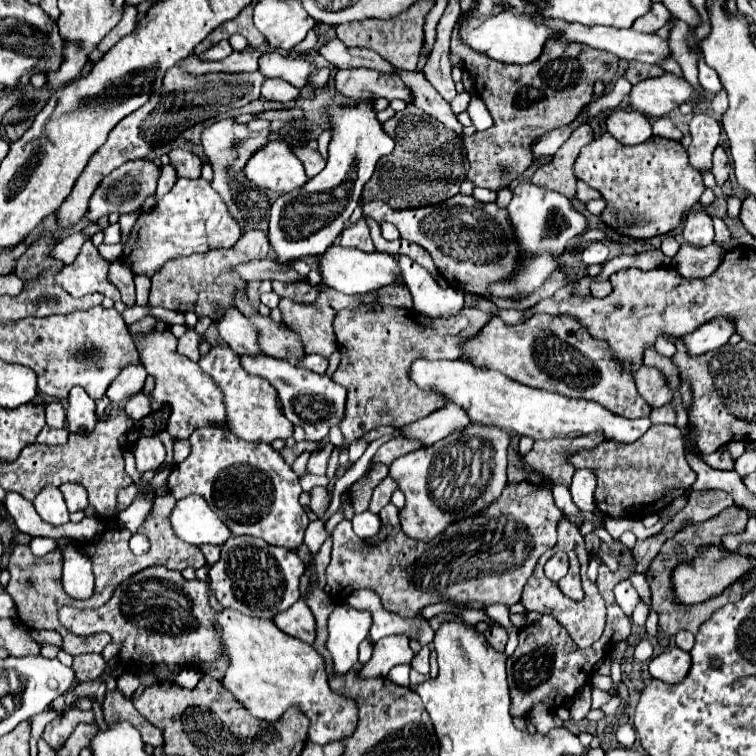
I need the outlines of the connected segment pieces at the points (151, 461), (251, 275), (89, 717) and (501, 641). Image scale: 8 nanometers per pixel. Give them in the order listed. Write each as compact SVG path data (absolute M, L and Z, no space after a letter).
M144 436L140 438L134 448L134 458L136 458L136 468L138 472L146 472L146 470L154 470L158 468L164 458L166 458L166 450L164 450L164 444L160 442L158 436Z
M250 260L244 264L238 264L236 268L232 268L234 274L240 274L240 278L246 284L252 282L262 282L262 280L280 280L280 282L292 282L292 280L300 280L304 276L296 274L292 268L276 264L272 260Z
M70 708L64 714L60 714L60 718L54 718L46 728L42 738L52 746L52 748L60 748L60 744L64 744L64 740L68 740L68 736L72 734L72 730L80 724L80 722L94 722L94 710L80 710L80 708Z
M500 624L490 626L490 628L484 632L484 636L486 636L486 640L488 640L488 644L490 644L492 648L504 652L506 640L508 640L508 634L506 634L506 628L504 628L504 626L500 626Z

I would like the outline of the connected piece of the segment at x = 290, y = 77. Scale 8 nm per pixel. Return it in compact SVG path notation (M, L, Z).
M278 50L264 52L260 56L258 70L266 78L280 78L296 88L304 88L308 86L308 82L314 82L314 88L322 88L330 78L328 68L318 68L316 64L308 64L304 60L290 60Z

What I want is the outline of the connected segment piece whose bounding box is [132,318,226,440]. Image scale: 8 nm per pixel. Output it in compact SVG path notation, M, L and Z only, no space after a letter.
M156 318L156 326L150 332L132 332L132 338L148 376L154 378L154 388L150 392L152 398L166 400L172 406L172 414L166 430L174 440L188 438L200 426L224 424L226 412L224 412L220 390L216 390L212 378L206 376L198 364L194 364L190 358L182 356L176 350L176 336L172 334L170 326L164 320Z

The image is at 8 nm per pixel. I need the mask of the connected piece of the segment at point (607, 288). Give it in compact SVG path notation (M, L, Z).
M609 280L594 282L590 286L590 294L596 296L596 298L606 298L608 292L612 292L612 286L610 286Z

